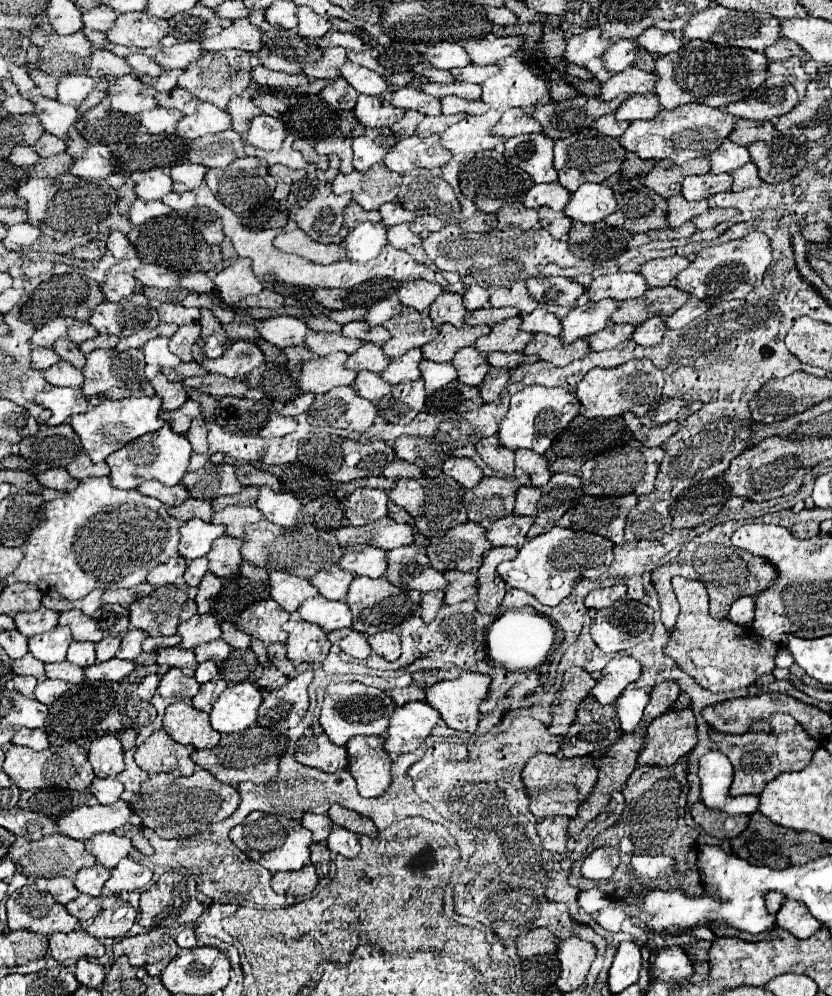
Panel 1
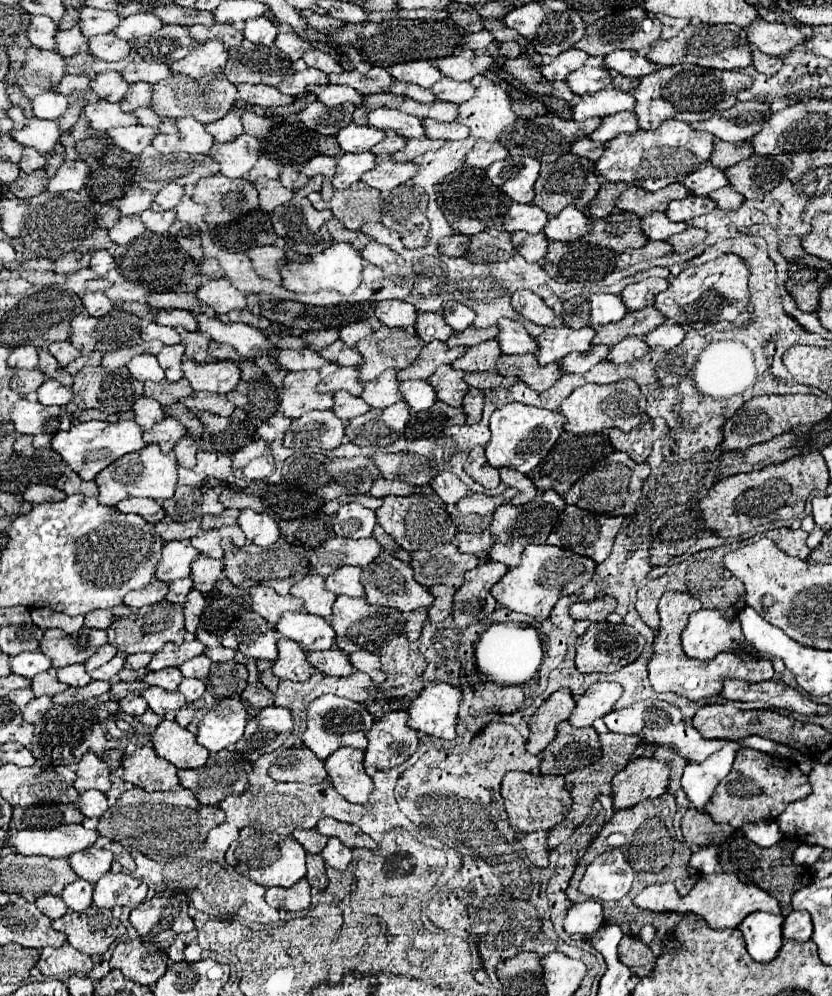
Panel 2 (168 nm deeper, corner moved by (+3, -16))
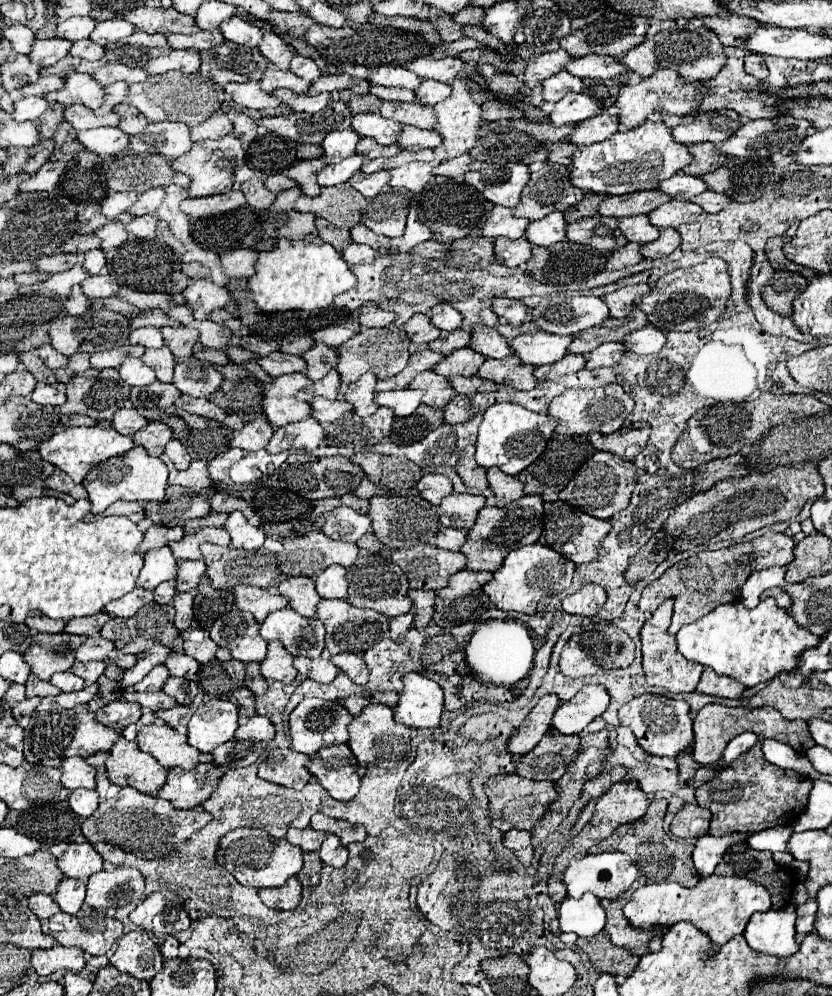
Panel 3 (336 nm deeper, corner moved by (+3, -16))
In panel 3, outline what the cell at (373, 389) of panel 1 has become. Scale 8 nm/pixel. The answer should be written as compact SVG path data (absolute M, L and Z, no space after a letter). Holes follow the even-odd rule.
M318 396L310 400L310 410L312 410L310 416L314 420L320 420L320 424L324 424L338 420L344 412L350 412L352 404L348 404L346 400L324 400Z

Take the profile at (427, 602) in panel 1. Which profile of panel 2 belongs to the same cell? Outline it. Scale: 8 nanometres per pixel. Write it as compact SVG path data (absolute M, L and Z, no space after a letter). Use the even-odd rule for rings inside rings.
M418 608L418 610L408 614L408 620L406 620L406 636L408 636L408 640L414 642L414 640L420 638L420 632L422 632L422 626L426 624L426 620L428 620L428 610Z

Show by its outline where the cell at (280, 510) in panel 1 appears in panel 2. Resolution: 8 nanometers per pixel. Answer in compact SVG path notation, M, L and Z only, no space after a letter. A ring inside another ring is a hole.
M242 510L238 526L246 538L258 546L270 546L280 538L280 526L270 514L258 514L254 510Z

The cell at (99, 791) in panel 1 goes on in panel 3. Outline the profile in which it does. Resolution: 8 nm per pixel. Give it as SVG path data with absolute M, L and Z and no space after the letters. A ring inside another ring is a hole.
M74 790L68 798L68 804L78 816L88 818L98 808L98 792L96 790Z

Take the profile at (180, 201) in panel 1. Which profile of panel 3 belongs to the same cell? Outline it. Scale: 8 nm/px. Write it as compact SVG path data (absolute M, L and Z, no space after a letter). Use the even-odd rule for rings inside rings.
M144 214L140 218L134 218L130 224L126 224L126 230L130 236L136 236L136 238L154 238L156 222L158 222L156 216Z

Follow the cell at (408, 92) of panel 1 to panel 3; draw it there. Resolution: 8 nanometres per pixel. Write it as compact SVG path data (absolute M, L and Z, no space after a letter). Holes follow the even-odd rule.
M356 114L352 116L352 130L362 138L372 138L382 146L390 146L398 140L402 124L388 120L380 114Z

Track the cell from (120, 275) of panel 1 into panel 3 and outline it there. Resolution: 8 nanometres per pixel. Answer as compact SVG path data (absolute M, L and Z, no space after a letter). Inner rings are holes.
M74 286L72 292L70 292L70 296L68 296L68 300L64 302L64 312L66 314L72 314L72 316L82 316L90 308L88 302L90 300L86 298L84 292L80 292L80 286Z

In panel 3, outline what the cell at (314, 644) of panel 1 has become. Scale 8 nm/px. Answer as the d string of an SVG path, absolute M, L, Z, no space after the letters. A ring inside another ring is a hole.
M272 640L268 644L268 654L266 654L266 660L260 664L260 674L266 678L266 680L278 680L278 682L292 682L296 678L296 670L292 666L292 660L294 656L290 656L286 652L286 648L278 642L278 640Z

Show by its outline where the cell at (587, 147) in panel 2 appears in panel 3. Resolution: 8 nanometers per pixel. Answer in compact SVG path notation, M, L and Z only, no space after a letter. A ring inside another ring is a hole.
M558 142L558 144L550 144L548 150L548 164L562 164L562 166L570 166L572 164L572 154L576 152L578 146L568 144L568 142Z

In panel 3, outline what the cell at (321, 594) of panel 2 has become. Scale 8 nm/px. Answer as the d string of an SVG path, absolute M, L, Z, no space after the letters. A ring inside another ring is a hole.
M288 576L280 586L280 594L288 598L292 610L300 616L312 618L316 614L316 604L322 600L314 588L314 580L306 576Z

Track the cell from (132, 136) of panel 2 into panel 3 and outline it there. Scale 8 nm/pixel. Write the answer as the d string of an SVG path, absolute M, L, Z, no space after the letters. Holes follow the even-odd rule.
M116 126L116 128L94 128L94 130L82 130L76 134L76 140L84 146L84 150L78 154L78 162L92 166L94 156L108 158L124 152L128 148L128 136Z

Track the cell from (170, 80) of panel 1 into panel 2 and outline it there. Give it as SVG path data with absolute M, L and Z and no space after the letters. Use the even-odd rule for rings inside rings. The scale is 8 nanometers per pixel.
M136 82L136 84L130 86L130 94L122 104L132 112L140 106L150 106L150 98L152 98L152 84Z

